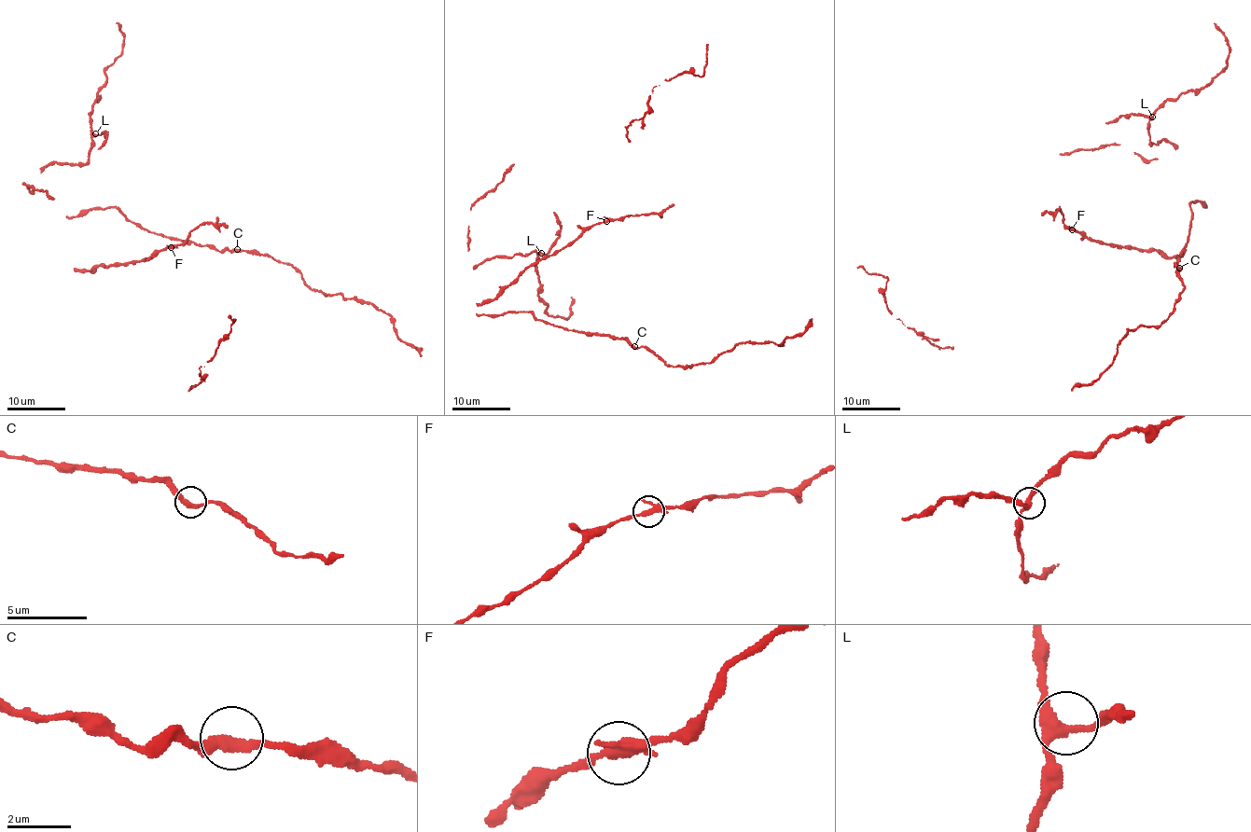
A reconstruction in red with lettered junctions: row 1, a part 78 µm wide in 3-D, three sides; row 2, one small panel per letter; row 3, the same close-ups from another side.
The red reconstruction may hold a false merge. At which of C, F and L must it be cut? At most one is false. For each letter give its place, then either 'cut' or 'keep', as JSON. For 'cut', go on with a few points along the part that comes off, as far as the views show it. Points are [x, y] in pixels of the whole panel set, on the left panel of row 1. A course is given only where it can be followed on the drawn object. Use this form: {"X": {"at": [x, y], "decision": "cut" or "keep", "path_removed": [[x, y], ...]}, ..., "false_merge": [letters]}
{"C": {"at": [237, 249], "decision": "keep"}, "F": {"at": [171, 247], "decision": "keep"}, "L": {"at": [95, 133], "decision": "keep"}, "false_merge": []}

